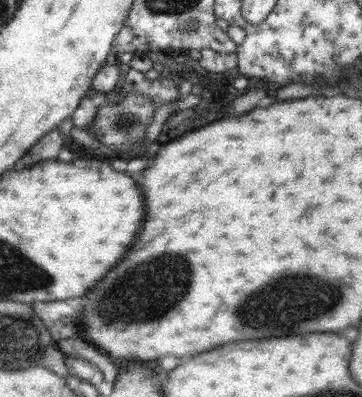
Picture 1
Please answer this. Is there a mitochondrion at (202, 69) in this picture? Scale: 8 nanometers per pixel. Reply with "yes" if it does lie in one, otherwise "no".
no

